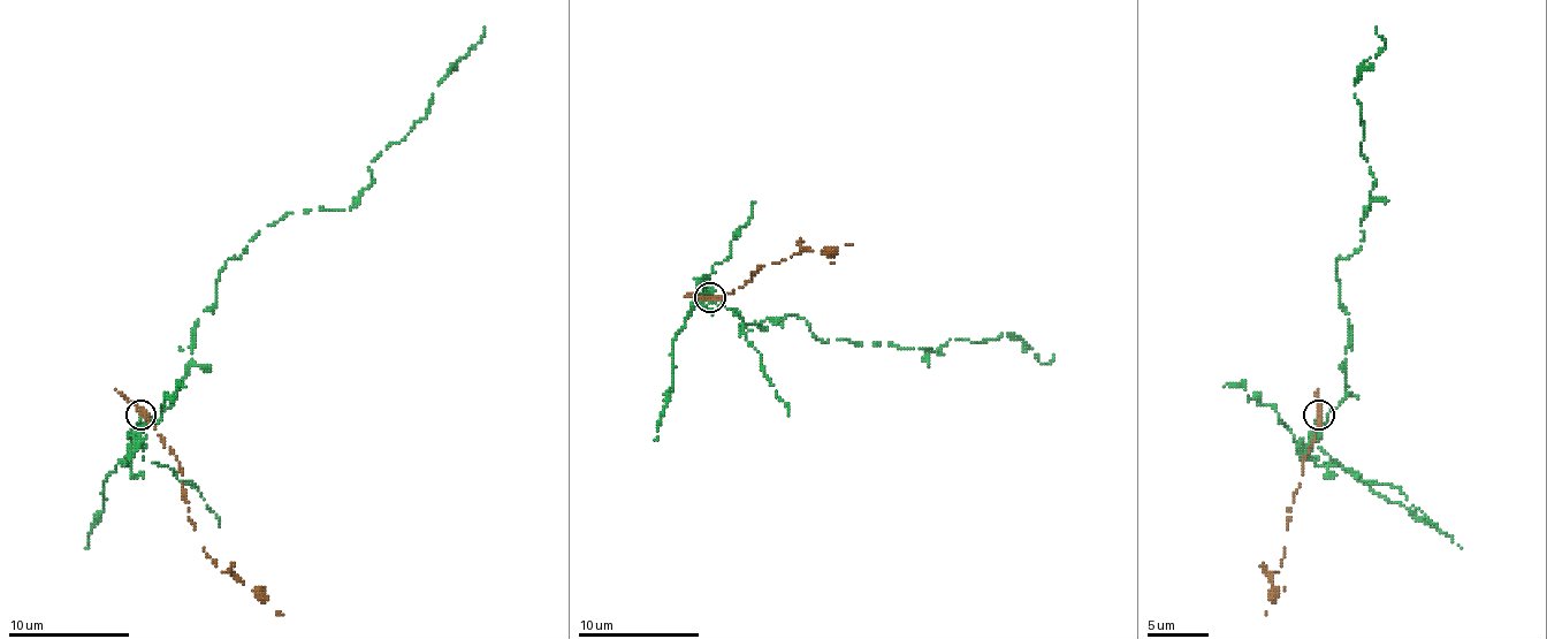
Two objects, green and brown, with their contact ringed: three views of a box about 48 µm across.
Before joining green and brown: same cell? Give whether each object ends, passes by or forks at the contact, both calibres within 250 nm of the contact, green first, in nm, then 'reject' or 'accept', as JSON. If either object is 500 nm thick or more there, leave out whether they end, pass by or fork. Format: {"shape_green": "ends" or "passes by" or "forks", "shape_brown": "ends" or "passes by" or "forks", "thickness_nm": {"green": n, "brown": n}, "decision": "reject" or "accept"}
{"shape_green": "passes by", "shape_brown": "passes by", "thickness_nm": {"green": 100, "brown": 360}, "decision": "reject"}

